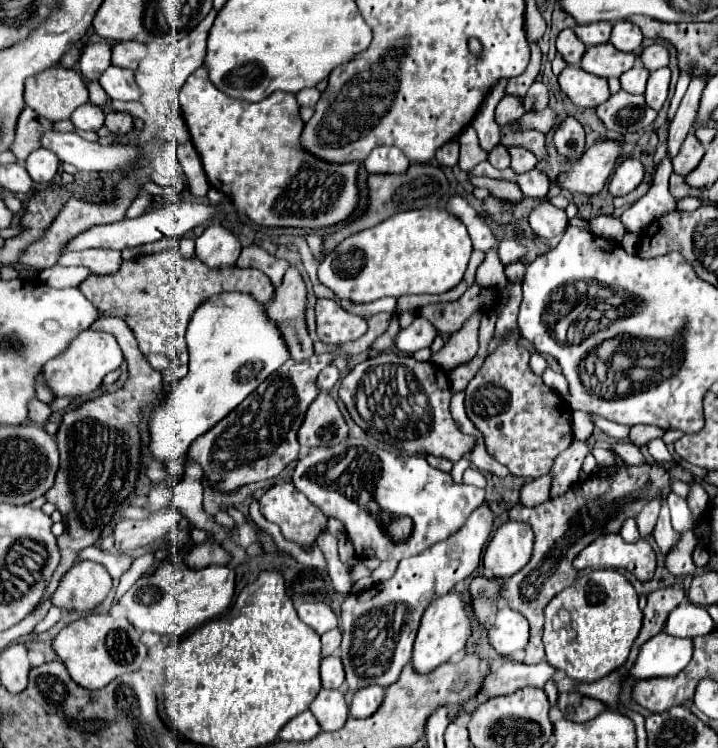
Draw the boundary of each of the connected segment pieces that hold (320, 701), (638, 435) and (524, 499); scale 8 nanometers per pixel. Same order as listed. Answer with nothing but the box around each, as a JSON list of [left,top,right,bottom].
[[311,689,349,731],[629,425,665,445],[521,475,551,507]]

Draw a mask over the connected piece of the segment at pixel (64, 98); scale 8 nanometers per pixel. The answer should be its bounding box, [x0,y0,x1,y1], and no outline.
[25,67,89,121]

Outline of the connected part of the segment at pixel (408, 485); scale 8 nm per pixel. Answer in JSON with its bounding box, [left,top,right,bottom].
[293,439,485,561]

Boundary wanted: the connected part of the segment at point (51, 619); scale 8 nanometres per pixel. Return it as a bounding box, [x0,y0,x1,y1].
[35,605,61,633]

